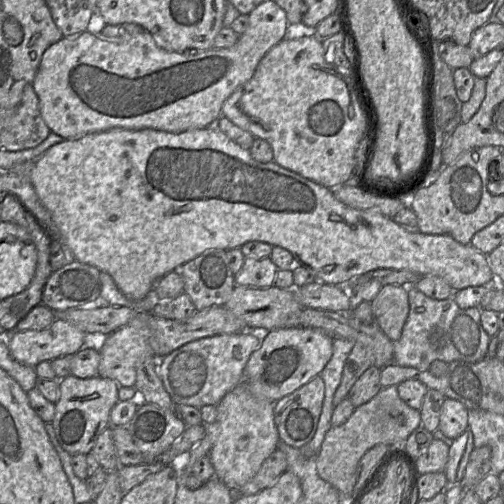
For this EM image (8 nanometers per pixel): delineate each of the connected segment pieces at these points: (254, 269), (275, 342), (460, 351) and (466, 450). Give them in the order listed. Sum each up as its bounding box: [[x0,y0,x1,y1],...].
[[235,256,278,288],[244,327,333,403],[394,285,491,371],[444,429,473,485]]

